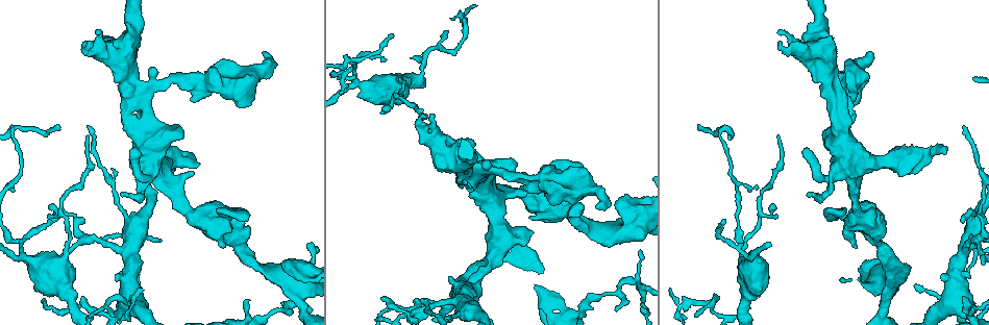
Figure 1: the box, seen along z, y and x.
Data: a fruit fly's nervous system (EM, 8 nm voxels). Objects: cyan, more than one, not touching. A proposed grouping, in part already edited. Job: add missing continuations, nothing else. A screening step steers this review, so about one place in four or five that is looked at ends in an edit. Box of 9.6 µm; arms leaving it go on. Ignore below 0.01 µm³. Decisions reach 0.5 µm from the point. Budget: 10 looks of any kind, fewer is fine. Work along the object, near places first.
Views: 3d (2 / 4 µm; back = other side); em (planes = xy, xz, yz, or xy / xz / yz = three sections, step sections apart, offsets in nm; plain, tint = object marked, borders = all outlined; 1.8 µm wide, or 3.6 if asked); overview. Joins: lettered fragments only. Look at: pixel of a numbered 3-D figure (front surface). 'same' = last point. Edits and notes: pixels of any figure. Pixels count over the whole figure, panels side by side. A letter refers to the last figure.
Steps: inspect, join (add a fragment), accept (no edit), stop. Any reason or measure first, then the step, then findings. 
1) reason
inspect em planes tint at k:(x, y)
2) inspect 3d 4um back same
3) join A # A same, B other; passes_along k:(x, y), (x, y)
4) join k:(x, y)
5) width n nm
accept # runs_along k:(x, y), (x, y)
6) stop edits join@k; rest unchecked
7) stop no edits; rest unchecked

an open end
inspect em 3.6um xz step 4 tint at 1:(945, 154)

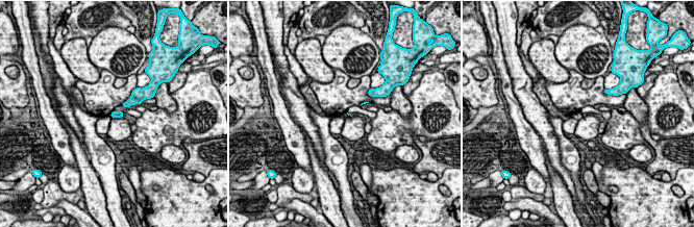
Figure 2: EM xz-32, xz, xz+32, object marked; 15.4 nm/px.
another direction
inspect em 3.6um planes borders same

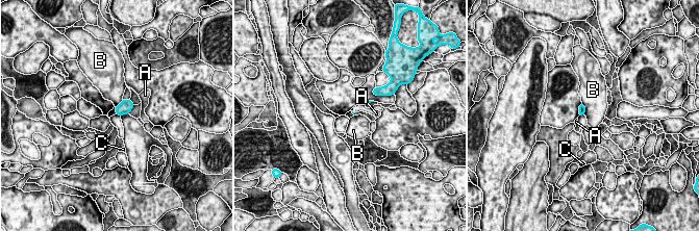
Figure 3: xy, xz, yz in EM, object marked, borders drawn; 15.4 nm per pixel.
longest_contact B 180 nm
accept # A other, B other, C other; border 3:(581, 103), (584, 107), (584, 113); no lettered fragment goes on from it

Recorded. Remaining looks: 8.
calibre changes
inspect em planes borders at 1:(500, 221)

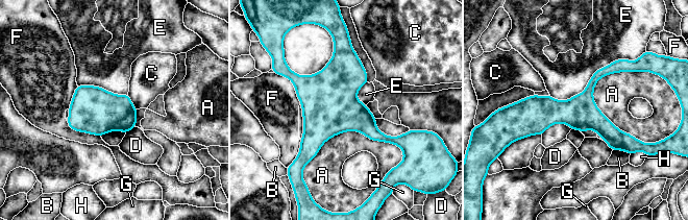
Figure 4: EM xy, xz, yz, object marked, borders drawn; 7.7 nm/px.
accept # A other, B other, C other, D other, E other, F other, G other, H other; border 4:(632, 60), (549, 95); no lettered fragment goes on from it

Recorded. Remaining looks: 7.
branch stops here
inspect 3d 2um at 1:(856, 116)

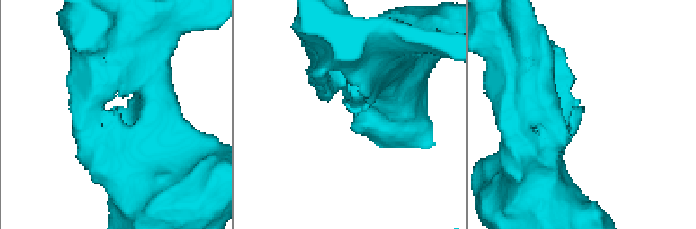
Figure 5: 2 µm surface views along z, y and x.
now the EM
inspect em planes borders at 5:(354, 115)

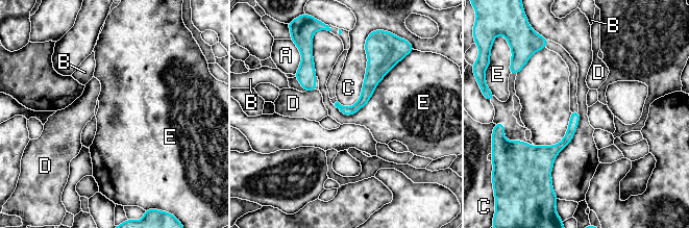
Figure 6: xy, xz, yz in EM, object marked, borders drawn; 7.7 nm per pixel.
accept # A other, B other, C other, D other, E other; border 6:(579, 111), (551, 182); no lettered fragment goes on from it

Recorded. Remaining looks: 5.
free end
inspect em xz step 8 borders at 1:(50, 206)

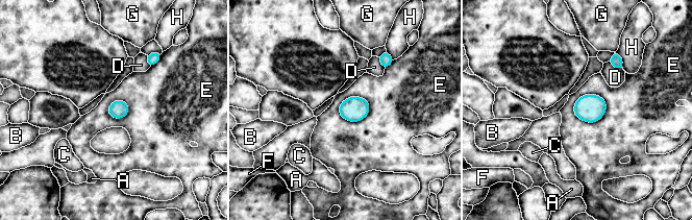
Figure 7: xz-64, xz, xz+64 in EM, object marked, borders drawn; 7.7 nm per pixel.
width 140 nm
accept # A other, B other, C other, D other, E other, F other, G other, H other; border 7:(607, 103), (583, 95), (573, 112); none of them fits

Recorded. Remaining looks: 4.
stop no edits; rest unchecked

